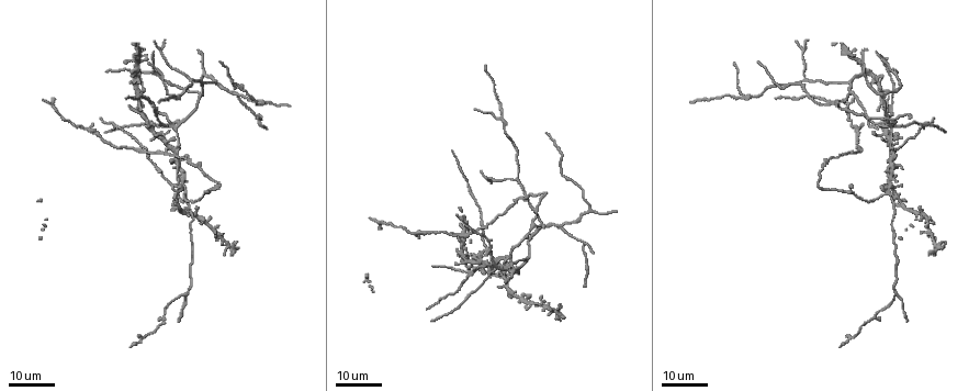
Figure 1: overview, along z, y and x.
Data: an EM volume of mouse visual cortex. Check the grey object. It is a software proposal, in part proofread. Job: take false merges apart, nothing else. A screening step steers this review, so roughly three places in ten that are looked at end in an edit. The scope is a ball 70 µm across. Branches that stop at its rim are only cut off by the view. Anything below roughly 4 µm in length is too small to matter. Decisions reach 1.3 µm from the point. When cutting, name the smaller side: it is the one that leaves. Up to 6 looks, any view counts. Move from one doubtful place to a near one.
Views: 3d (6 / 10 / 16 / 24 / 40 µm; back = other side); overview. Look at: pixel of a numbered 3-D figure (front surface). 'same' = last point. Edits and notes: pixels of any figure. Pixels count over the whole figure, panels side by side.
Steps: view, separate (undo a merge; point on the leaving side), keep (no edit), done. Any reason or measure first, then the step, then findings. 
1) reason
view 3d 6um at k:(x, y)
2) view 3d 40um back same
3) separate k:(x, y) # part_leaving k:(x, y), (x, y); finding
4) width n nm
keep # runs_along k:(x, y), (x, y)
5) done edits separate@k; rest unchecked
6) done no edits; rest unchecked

view 3d 16um at 1:(161, 151)

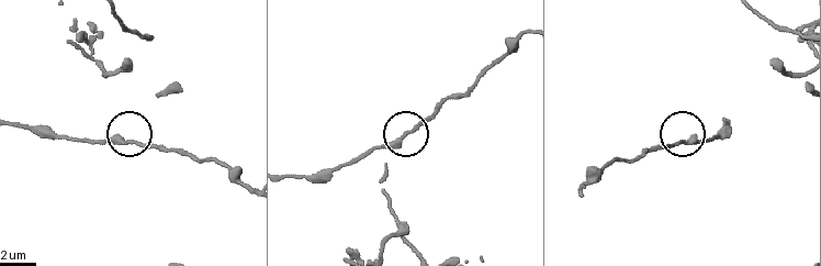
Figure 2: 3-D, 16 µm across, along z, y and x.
view 3d 6um at 2:(412, 132)

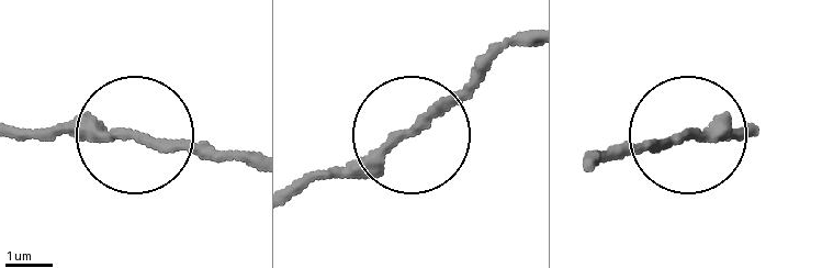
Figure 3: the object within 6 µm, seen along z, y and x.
from behind
view 3d 6um back at 3:(684, 137)

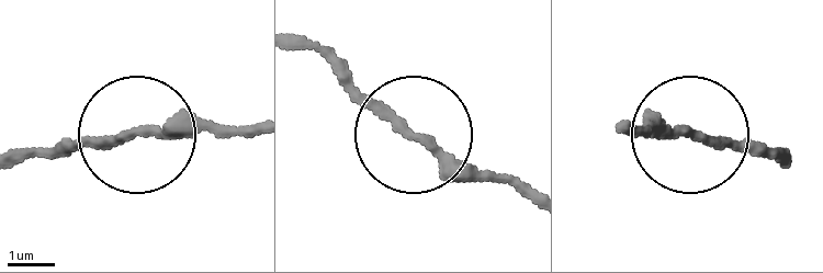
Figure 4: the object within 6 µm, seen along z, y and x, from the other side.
keep # runs_along 4:(19, 158), (148, 135), (250, 135); continuous, no second cell

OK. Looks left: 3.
view 3d 24um at 1:(818, 184)

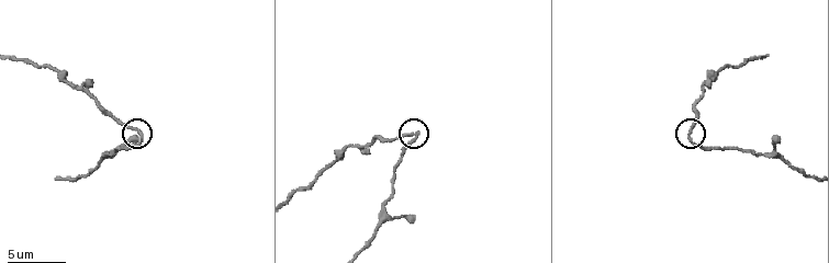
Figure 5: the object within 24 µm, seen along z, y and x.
view 3d 10um at 5:(142, 137)

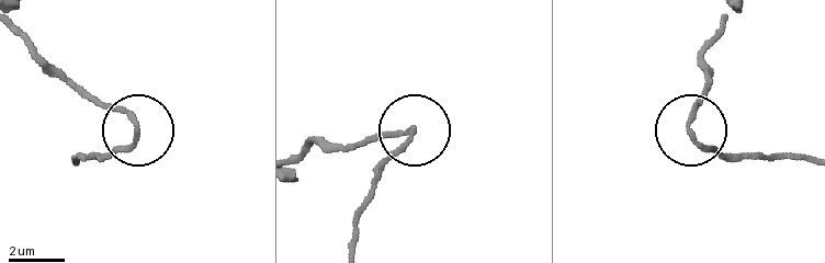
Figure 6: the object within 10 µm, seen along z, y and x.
keep # runs_along 6:(810, 159), (724, 159), (710, 151), (691, 130), (703, 83); one cell here

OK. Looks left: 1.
done no edits; rest unchecked

